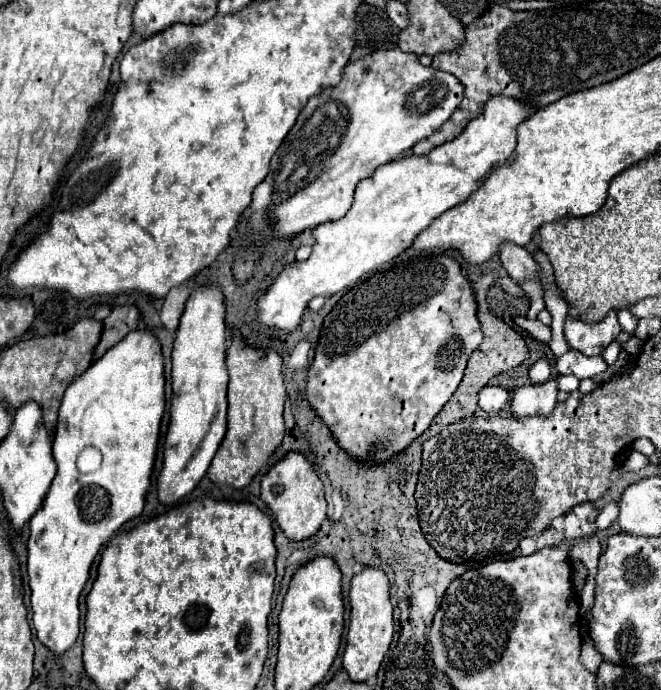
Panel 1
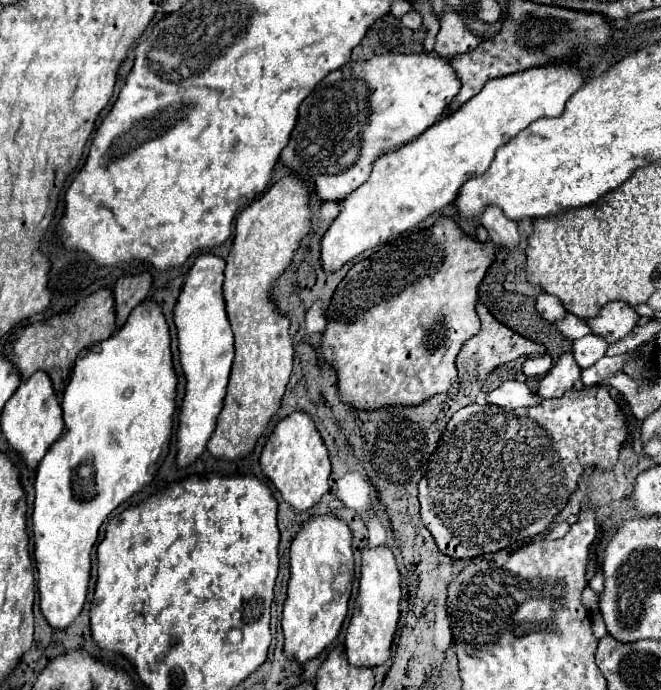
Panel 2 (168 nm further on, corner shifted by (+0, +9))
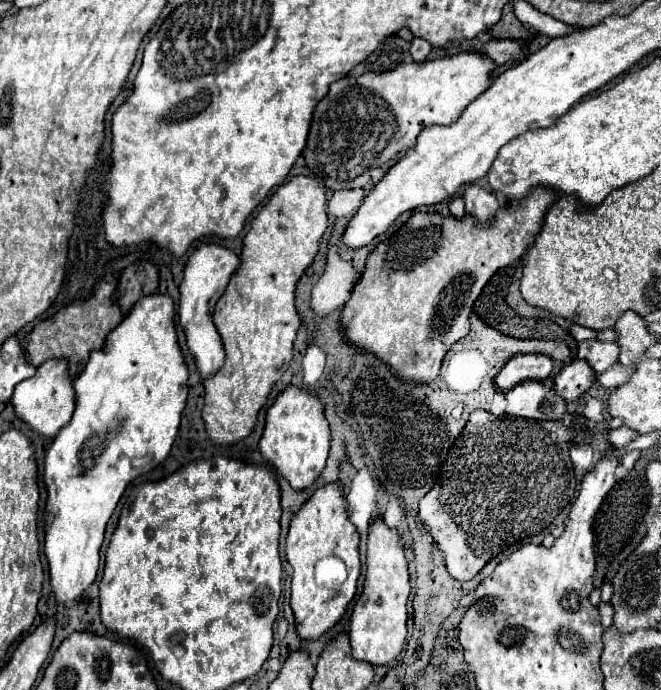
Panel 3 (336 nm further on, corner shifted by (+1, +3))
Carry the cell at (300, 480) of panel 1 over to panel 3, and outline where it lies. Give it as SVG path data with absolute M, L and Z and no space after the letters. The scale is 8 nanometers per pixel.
M287 387L267 411L267 423L259 441L259 451L269 467L273 467L295 491L303 491L313 485L325 469L329 455L329 425L323 415L323 403L319 397Z

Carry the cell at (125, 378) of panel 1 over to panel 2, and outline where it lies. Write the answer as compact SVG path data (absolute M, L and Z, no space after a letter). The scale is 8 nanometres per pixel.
M146 299L144 303L136 305L124 327L120 327L106 341L86 349L76 359L70 383L62 397L66 427L60 439L50 447L48 455L44 455L40 461L34 483L36 499L32 527L34 555L38 561L40 609L54 629L68 627L82 611L90 583L92 547L98 539L100 525L110 511L154 479L164 457L168 455L174 429L176 387L178 375L172 363L170 329L162 307L154 299Z

